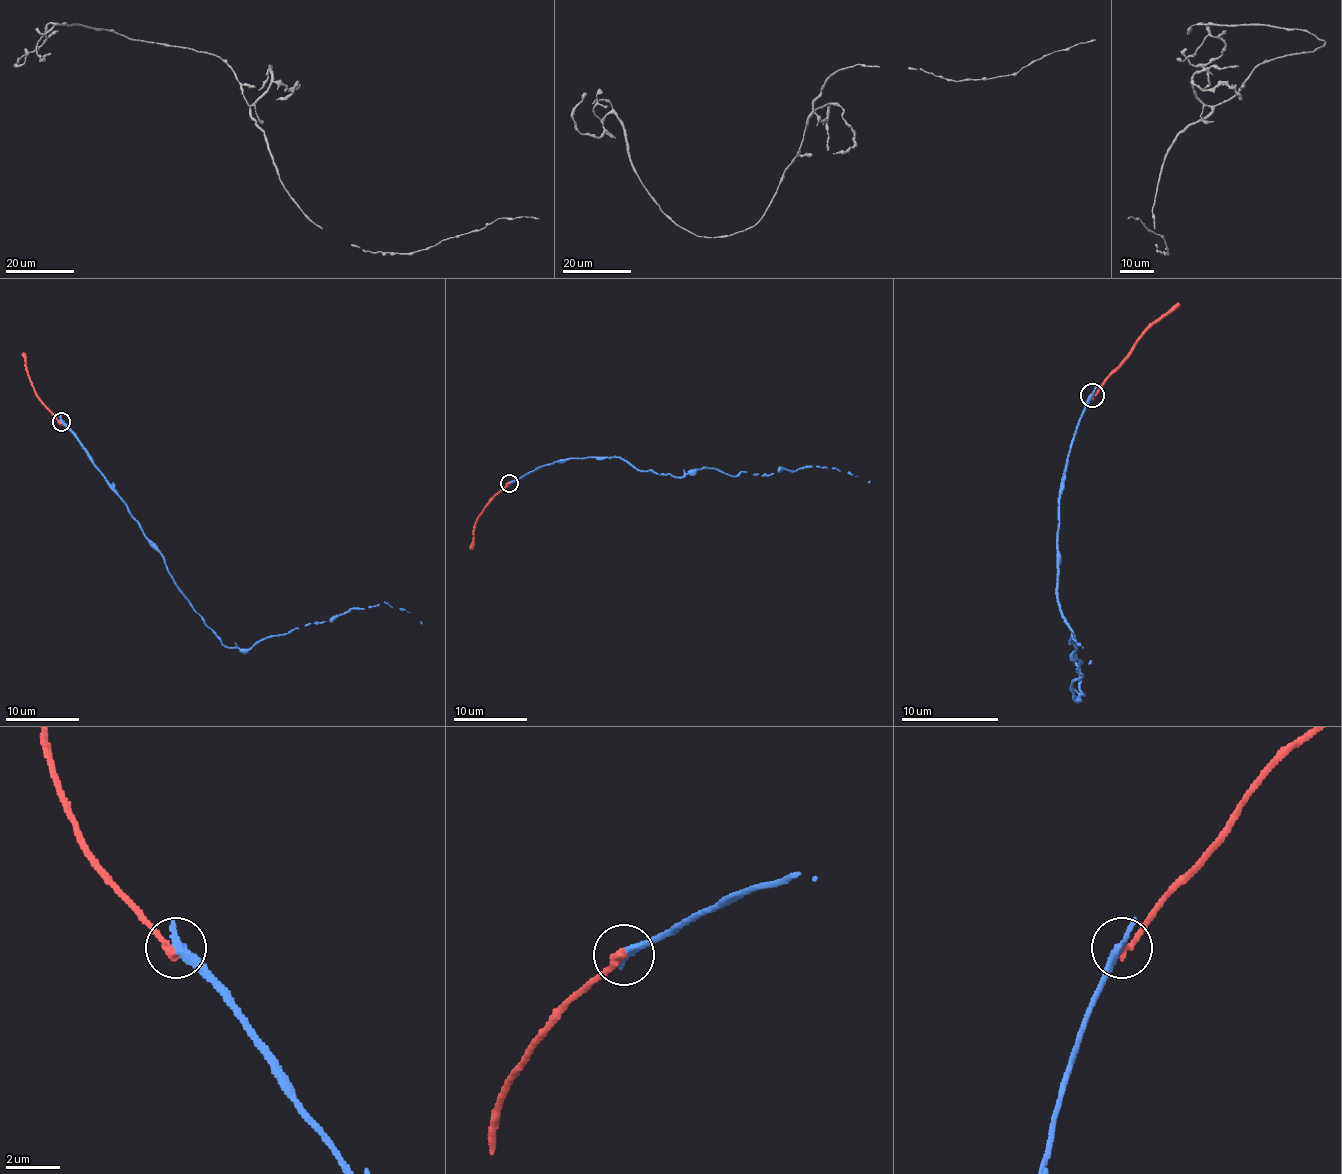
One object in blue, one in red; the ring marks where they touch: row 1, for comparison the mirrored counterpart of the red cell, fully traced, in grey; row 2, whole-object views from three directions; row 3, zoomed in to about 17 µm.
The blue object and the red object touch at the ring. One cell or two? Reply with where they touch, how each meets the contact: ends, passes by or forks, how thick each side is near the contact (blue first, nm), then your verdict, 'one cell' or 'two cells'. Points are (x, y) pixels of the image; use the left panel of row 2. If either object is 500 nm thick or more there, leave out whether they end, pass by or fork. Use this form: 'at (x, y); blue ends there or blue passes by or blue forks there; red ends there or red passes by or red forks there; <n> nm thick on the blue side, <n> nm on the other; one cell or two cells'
at (61, 422); blue ends there; red ends there; 360 nm thick on the blue side, 300 nm on the other; two cells

